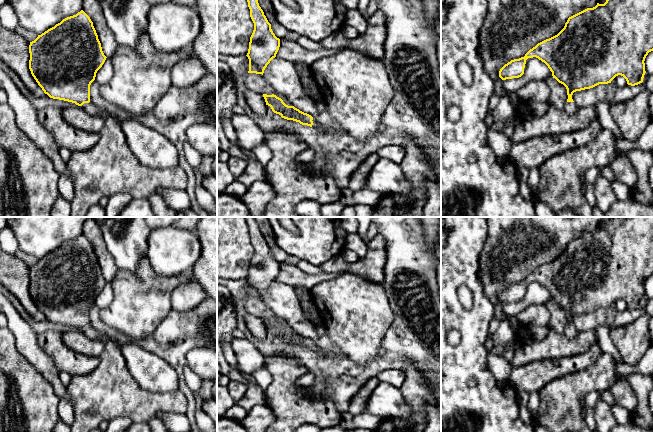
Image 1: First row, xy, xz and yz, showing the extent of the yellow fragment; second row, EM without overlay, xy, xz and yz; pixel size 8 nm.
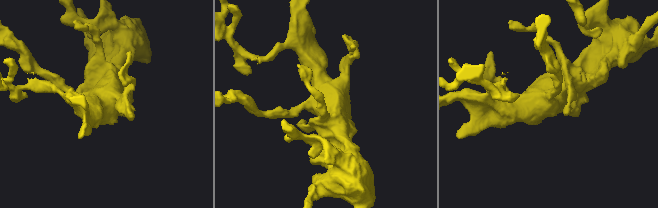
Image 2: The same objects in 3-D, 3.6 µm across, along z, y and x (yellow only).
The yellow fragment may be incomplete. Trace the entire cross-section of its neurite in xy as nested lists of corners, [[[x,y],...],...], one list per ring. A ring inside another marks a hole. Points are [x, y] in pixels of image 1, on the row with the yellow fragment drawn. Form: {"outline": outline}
{"outline": [[[83,10],[38,35],[30,42],[29,53],[29,69],[45,94],[53,99],[75,103],[87,113],[104,119],[97,144],[82,152],[72,152],[67,163],[74,184],[70,217],[86,217],[88,210],[103,197],[117,193],[127,193],[132,198],[147,198],[160,188],[185,190],[188,176],[180,166],[154,170],[141,164],[126,142],[121,120],[90,101],[90,85],[107,57],[102,51],[93,22]]]}

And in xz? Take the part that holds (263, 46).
{"outline": [[[247,0],[254,30],[250,37],[247,57],[248,73],[262,74],[270,61],[276,57],[280,39],[275,36],[258,0]]]}

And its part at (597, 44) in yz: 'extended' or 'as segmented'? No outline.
extended

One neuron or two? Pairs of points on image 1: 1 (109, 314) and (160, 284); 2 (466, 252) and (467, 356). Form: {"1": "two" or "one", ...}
{"1": "one", "2": "one"}

